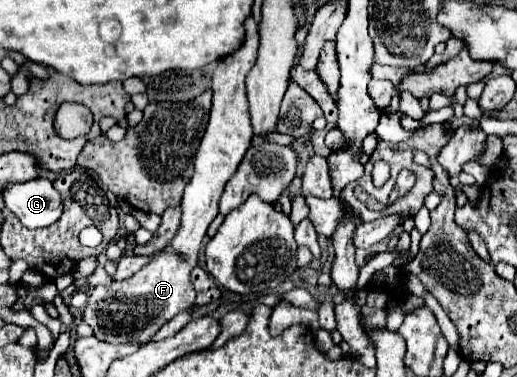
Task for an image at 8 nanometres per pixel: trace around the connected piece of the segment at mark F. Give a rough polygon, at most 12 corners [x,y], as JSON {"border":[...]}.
{"border":[[257,23],[211,73],[213,107],[173,241],[91,291],[101,341],[145,345],[191,307],[197,253],[253,139]]}

